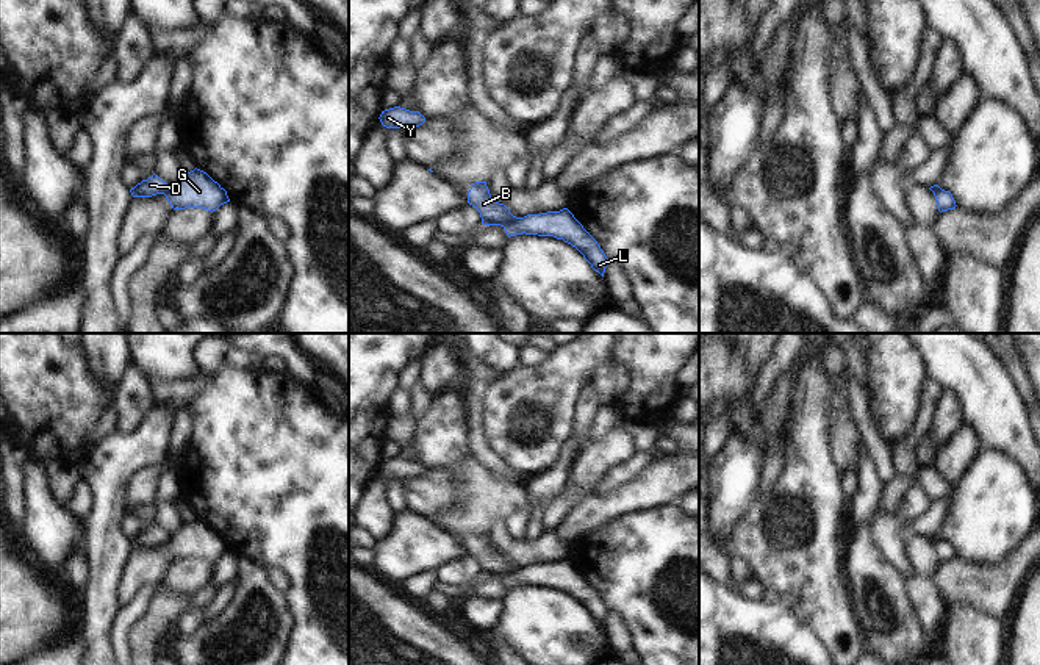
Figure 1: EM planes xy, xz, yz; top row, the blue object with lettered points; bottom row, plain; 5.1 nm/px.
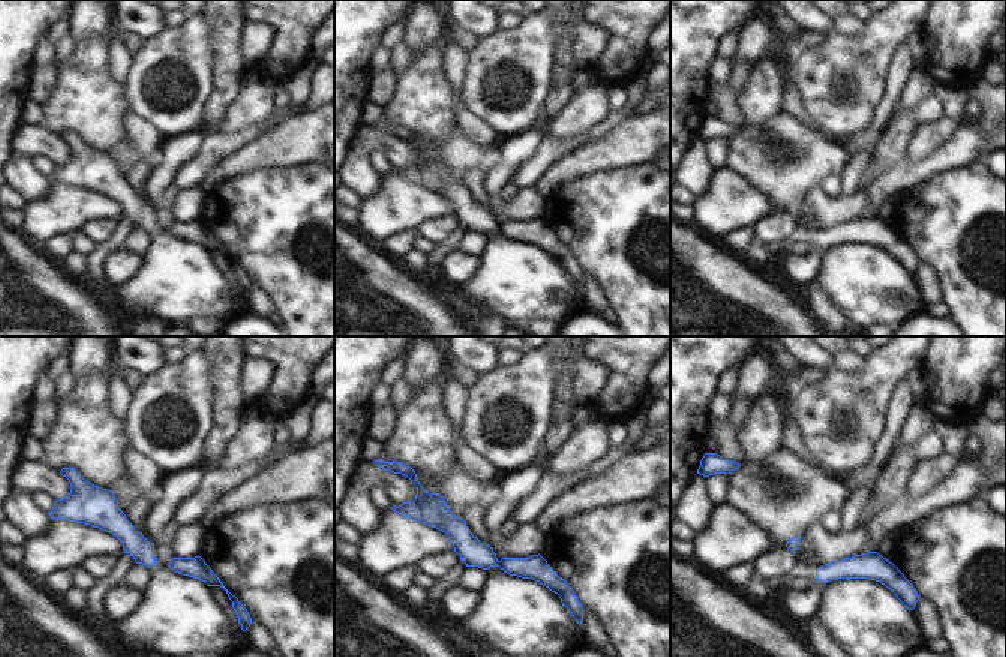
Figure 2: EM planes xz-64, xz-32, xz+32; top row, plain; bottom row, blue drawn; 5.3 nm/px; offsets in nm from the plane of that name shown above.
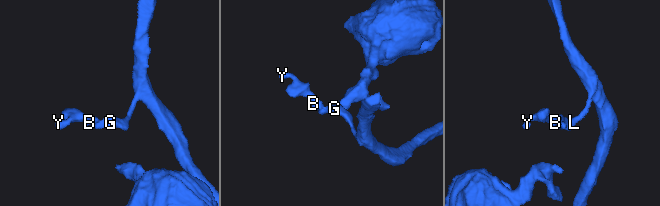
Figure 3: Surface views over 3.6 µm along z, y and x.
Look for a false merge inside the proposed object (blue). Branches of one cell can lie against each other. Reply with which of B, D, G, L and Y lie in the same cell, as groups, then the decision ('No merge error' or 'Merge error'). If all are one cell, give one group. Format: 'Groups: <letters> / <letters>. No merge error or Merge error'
Groups: B D Y / G L. Merge error.

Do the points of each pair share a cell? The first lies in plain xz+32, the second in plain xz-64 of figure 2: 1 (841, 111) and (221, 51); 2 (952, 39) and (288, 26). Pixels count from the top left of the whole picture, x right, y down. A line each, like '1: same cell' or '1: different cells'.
1: different cells
2: same cell

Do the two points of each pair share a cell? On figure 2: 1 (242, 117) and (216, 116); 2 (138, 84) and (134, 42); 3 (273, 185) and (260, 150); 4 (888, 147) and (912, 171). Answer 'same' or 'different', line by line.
1: different
2: different
3: different
4: different

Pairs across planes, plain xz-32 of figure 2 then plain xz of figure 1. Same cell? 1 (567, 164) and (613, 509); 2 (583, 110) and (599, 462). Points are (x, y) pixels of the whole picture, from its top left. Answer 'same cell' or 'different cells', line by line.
1: same cell
2: same cell

